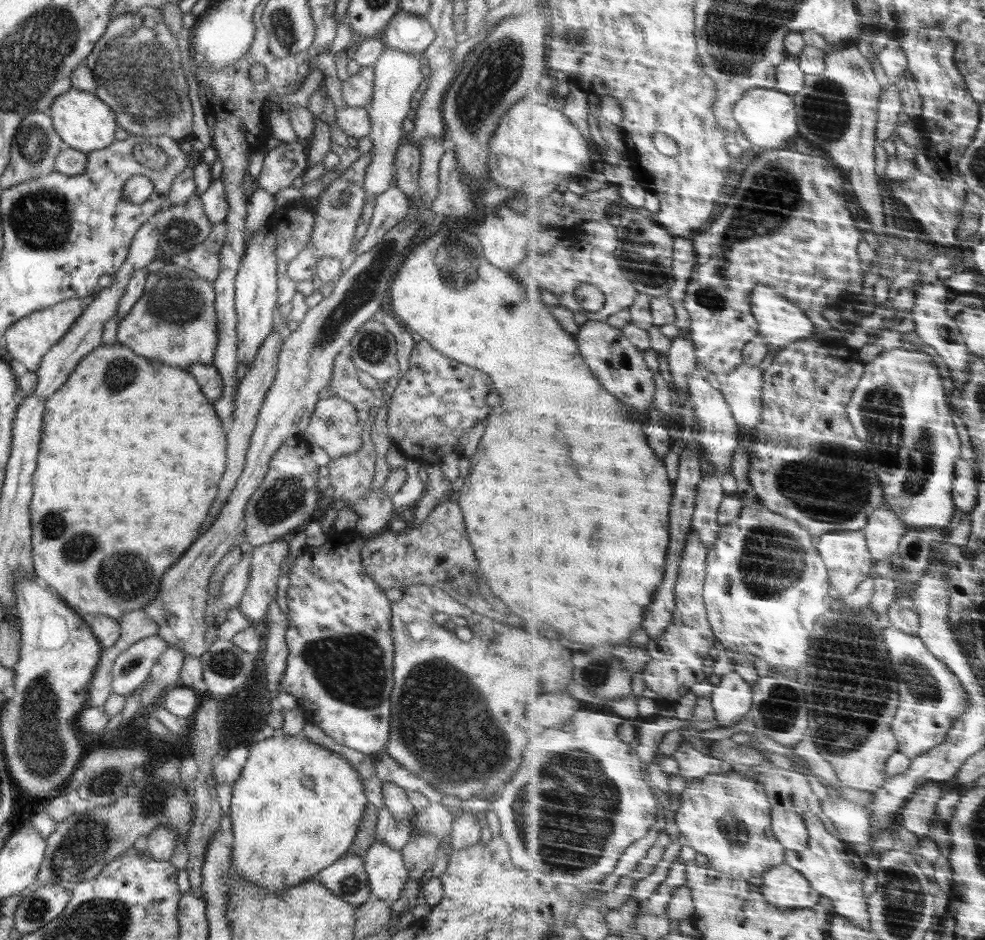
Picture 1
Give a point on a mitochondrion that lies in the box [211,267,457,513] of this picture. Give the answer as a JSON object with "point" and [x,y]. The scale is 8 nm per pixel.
{"point":[374,347]}

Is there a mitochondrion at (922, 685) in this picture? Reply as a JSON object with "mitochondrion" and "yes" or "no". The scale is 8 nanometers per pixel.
{"mitochondrion":"yes"}

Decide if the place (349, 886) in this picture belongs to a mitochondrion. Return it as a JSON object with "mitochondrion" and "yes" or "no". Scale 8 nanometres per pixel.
{"mitochondrion":"yes"}

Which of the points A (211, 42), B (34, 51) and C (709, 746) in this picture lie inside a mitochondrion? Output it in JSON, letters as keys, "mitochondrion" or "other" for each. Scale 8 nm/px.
{"A":"other","B":"mitochondrion","C":"other"}

